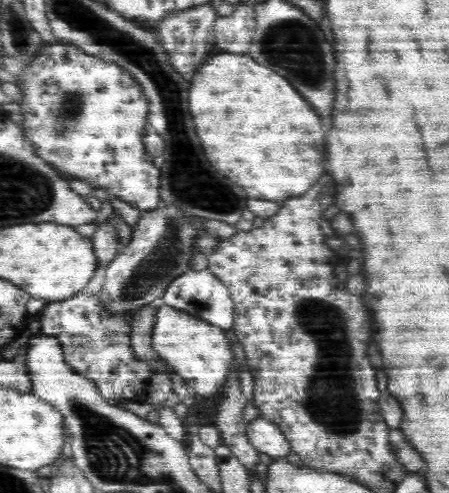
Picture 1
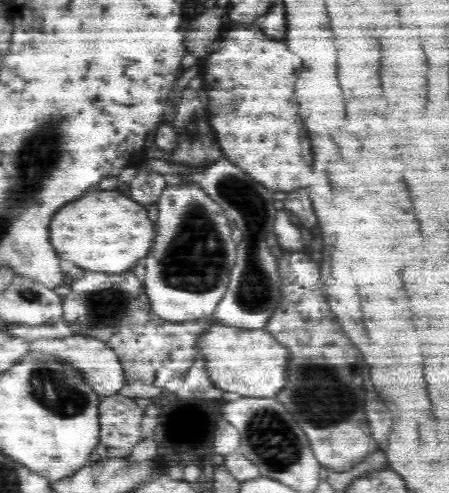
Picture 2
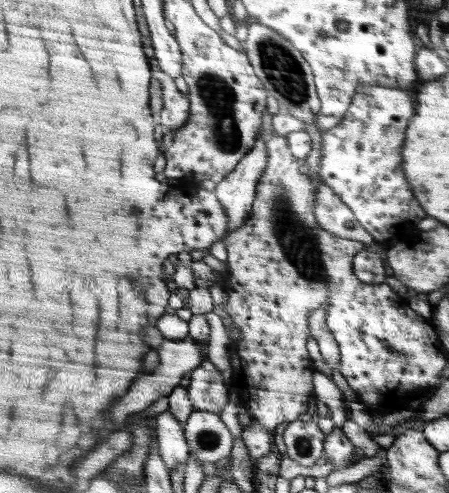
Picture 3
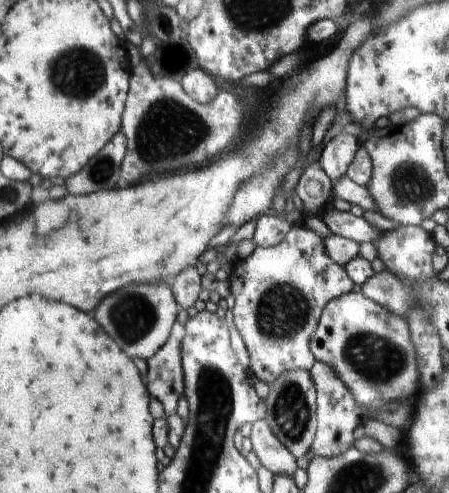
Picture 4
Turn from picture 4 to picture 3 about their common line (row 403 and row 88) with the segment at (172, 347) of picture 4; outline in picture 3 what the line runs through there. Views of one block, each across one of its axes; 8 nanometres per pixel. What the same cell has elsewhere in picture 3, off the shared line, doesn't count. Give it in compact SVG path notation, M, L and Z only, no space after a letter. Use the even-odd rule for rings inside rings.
M153 56L153 78L161 86L163 110L159 114L163 130L177 130L183 128L191 116L191 98L183 96L181 90L175 86L175 78L161 68L157 56Z

